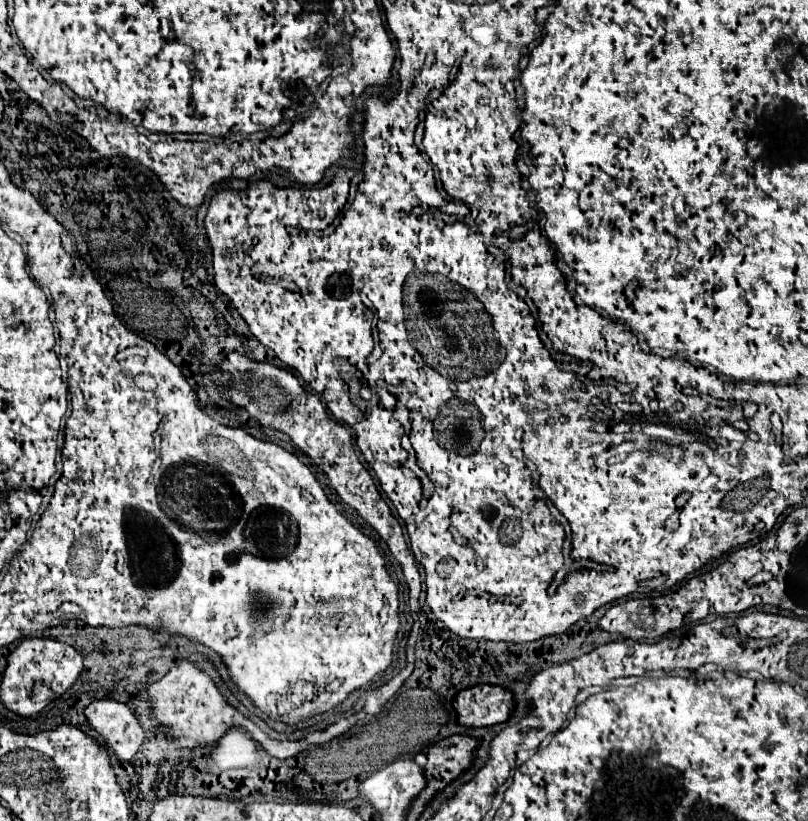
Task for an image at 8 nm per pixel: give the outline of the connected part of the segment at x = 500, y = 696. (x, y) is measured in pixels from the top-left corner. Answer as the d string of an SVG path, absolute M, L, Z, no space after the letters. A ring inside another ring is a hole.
M475 685L453 697L457 721L463 727L489 727L509 719L515 703L507 689L497 685Z

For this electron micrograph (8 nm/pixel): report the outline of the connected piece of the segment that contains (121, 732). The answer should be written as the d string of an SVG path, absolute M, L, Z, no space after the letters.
M97 699L87 705L85 715L91 727L101 733L105 745L115 749L119 761L129 761L139 751L145 731L127 703Z

